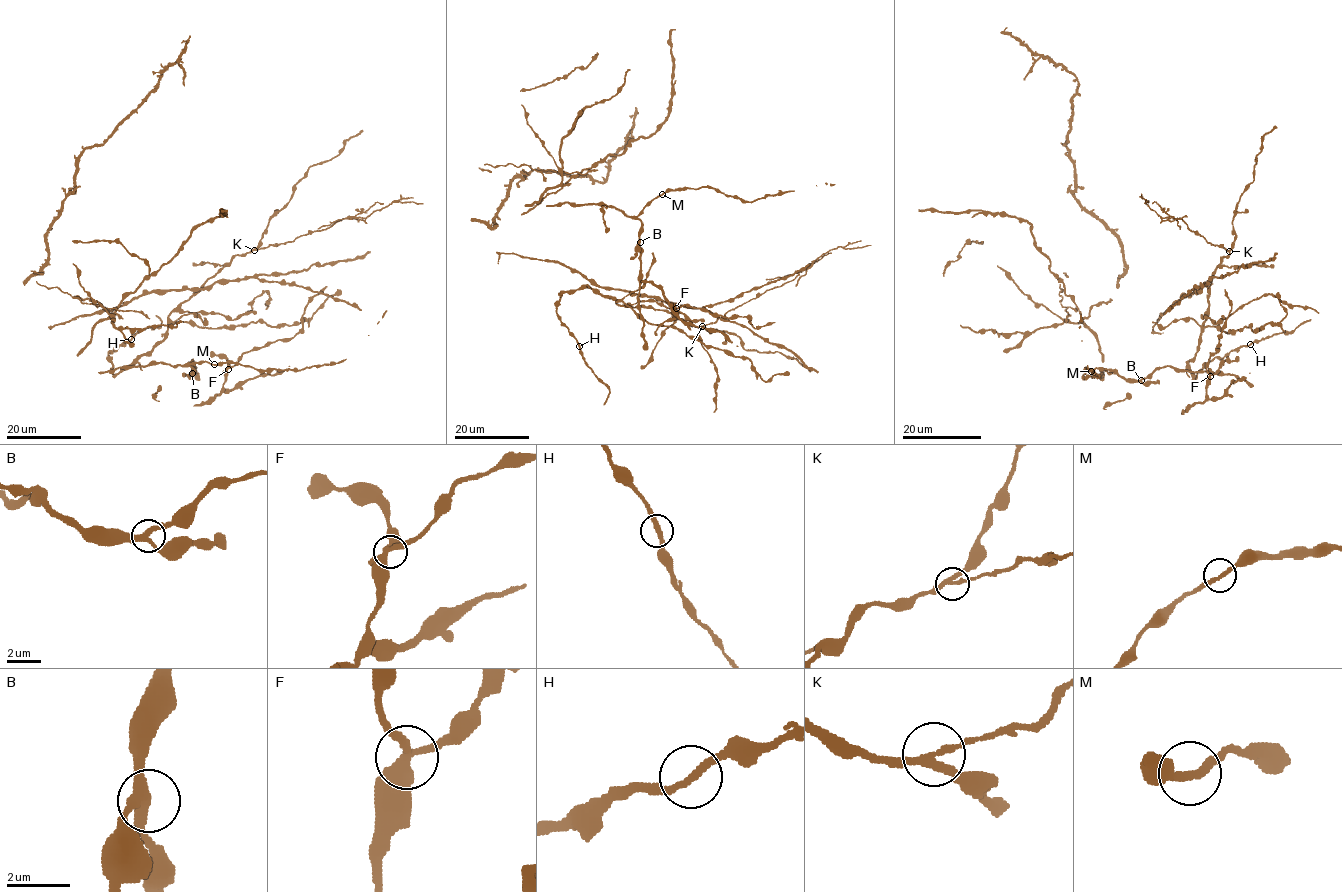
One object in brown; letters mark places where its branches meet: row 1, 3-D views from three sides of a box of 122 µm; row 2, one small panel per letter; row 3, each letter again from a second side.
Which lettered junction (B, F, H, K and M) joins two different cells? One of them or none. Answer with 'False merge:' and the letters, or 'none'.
False merge: K

